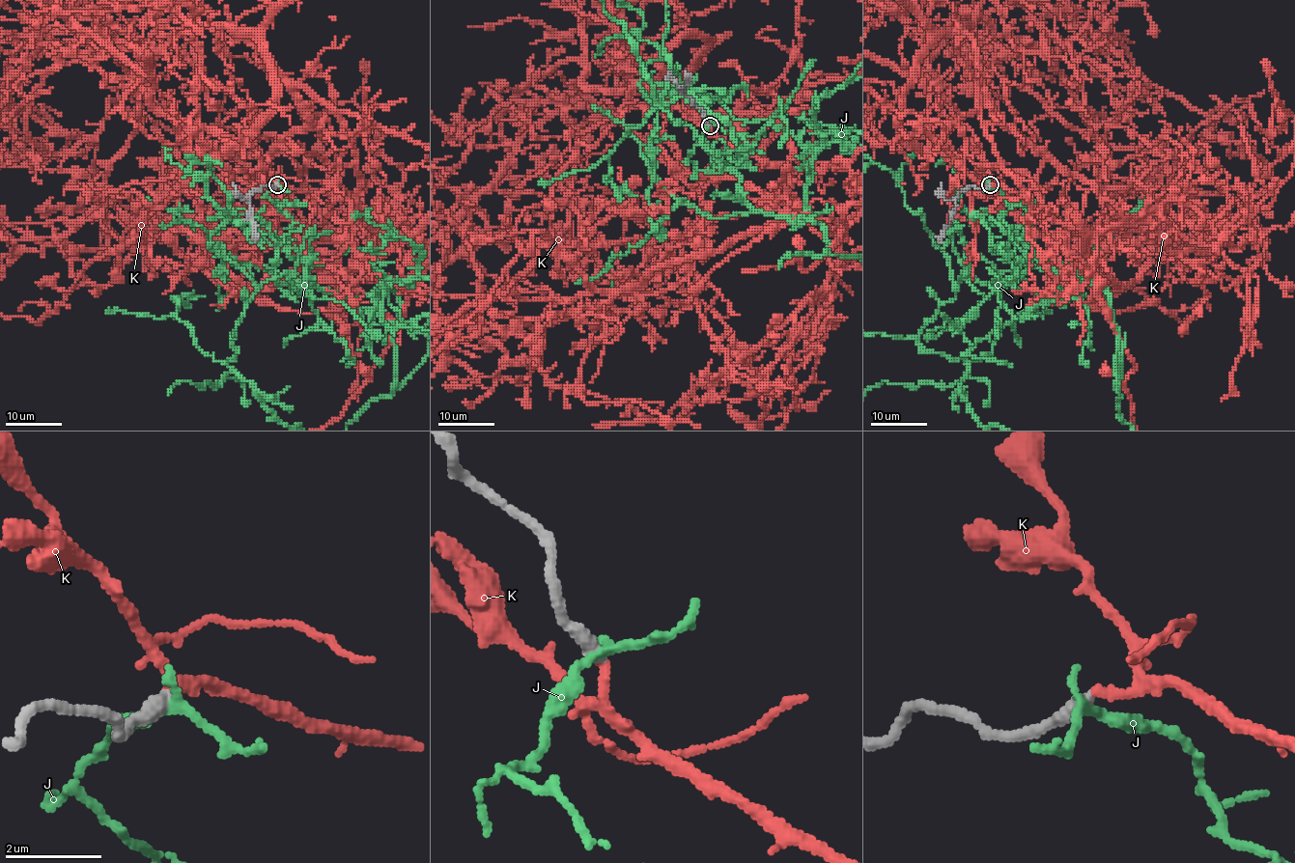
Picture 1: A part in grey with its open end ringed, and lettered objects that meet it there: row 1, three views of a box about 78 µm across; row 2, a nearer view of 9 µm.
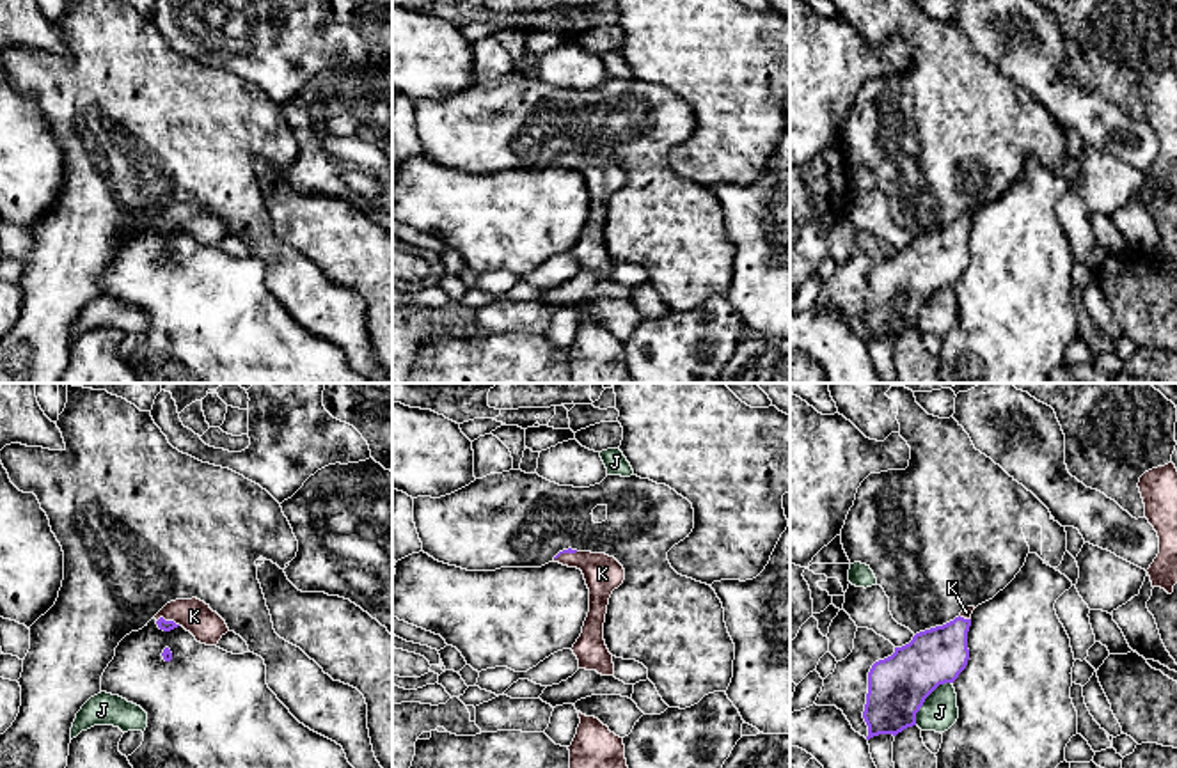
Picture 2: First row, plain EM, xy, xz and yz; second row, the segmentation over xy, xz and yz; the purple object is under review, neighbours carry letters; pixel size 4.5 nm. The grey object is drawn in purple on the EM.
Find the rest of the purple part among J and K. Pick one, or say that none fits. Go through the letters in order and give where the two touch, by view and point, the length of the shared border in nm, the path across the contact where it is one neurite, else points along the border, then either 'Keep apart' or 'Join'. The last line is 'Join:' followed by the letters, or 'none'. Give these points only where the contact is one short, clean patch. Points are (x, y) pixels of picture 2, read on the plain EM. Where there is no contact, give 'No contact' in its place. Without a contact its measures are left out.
J: Touches purple at yz (925, 300). Shared border 260 nm. Boundary: yz (950, 284), (941, 286), (925, 302), (915, 327). Keep apart
K: Touches purple at xy (169, 224). Shared border 110 nm. Path across: xy (164, 227), (169, 224), (194, 219). Join
Join: K

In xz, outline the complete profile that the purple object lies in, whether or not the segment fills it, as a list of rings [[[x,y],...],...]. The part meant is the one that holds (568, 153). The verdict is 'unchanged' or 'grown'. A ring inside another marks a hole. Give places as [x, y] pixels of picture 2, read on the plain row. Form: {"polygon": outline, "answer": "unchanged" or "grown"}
{"polygon": [[[572,151],[559,154],[552,165],[581,172],[589,192],[589,215],[582,236],[572,250],[579,263],[579,271],[614,278],[612,257],[604,243],[604,225],[611,197],[625,183],[623,168],[605,156]]], "answer": "grown"}

